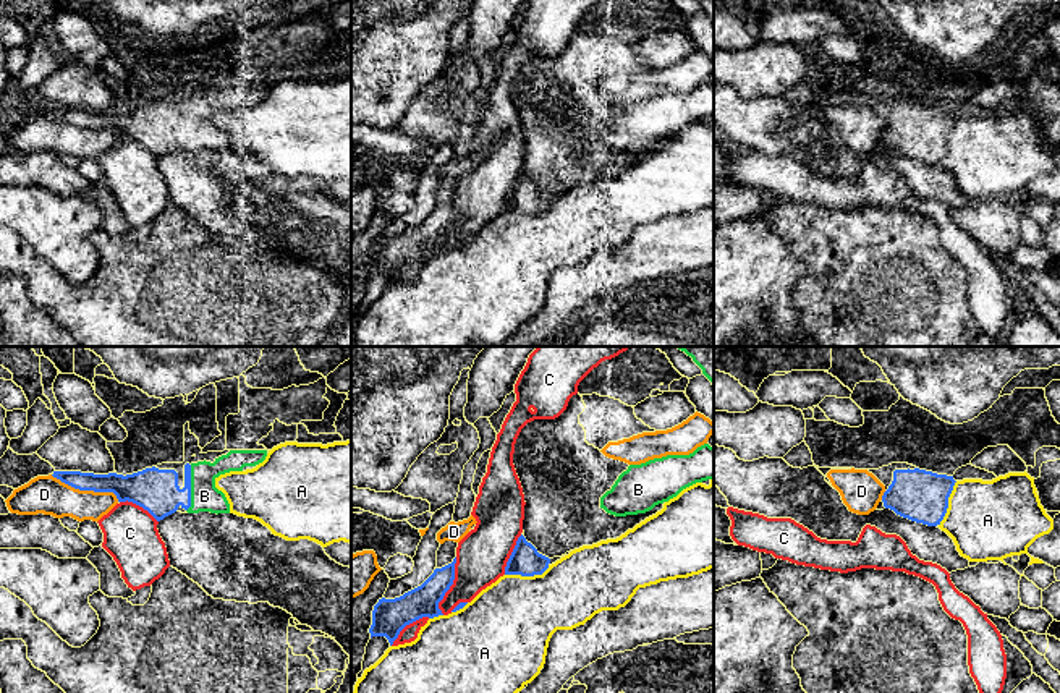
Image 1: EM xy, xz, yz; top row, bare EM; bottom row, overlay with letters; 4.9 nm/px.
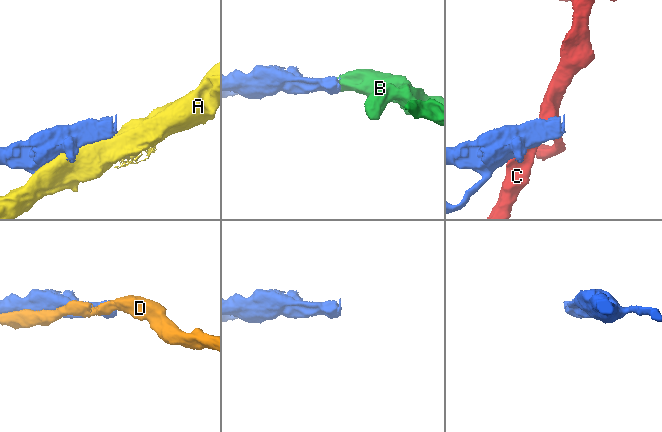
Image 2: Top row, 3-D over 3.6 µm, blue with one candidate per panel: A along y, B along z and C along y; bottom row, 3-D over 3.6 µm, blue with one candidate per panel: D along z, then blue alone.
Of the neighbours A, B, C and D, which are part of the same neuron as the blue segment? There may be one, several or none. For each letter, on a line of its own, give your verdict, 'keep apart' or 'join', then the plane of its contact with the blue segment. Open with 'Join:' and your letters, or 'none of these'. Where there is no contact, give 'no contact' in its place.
Join: B
A: keep apart; contact in xz
B: join; contact in xy
C: keep apart; contact in xz
D: keep apart; contact in xy

